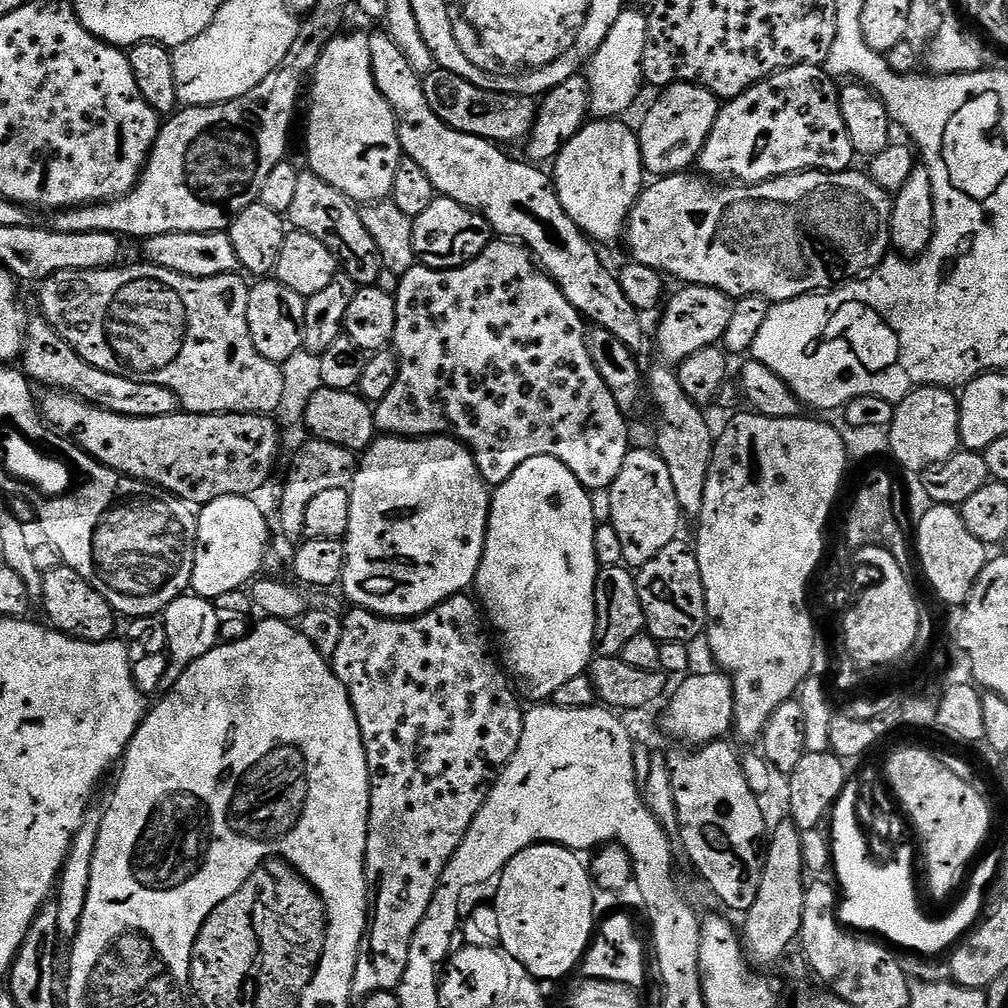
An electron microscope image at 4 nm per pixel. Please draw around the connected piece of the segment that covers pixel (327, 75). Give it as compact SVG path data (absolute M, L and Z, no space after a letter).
M338 35L326 46L322 58L318 58L315 72L310 76L312 109L308 112L307 167L357 206L374 204L391 197L394 178L402 159L396 116L375 85L373 53L374 48L368 45L366 37Z

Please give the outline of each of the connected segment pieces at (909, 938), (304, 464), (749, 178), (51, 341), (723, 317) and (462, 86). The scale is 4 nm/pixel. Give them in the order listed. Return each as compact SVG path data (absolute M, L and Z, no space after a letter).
M845 784L844 792L830 813L834 877L836 876L835 883L842 893L838 904L841 921L849 929L875 934L877 937L885 936L880 938L885 941L893 940L888 942L893 945L901 944L904 950L911 950L916 954L943 953L940 951L953 943L952 924L936 928L936 924L928 924L928 920L924 920L924 916L916 912L916 900L912 900L912 880L908 880L908 868L914 862L911 851L904 850L897 860L892 860L889 864L879 864L868 857L868 840L860 829L860 816L856 813L856 807L860 804L860 792L854 784Z
M315 438L309 441L309 444L301 446L300 453L293 458L292 473L289 474L288 481L280 492L280 528L290 539L296 540L295 542L305 539L306 509L310 507L310 501L318 494L322 494L322 490L348 488L356 478L358 467L357 453L349 448Z
M799 64L776 72L721 107L720 117L700 152L698 168L705 177L746 185L761 184L777 176L793 176L795 172L847 172L853 167L852 160L856 159L857 154L840 109L837 81L823 67Z
M40 314L27 321L23 360L22 371L29 381L37 385L45 384L43 387L48 390L79 396L86 403L96 404L114 414L130 418L162 418L173 416L180 408L180 399L170 390L166 390L166 386L154 386L154 382L138 382L134 378L122 378L106 370L91 368Z
M684 286L679 289L663 305L660 325L656 328L656 348L660 351L659 359L672 366L679 366L692 354L700 350L715 348L726 334L726 326L730 326L733 297L717 288L706 286Z
M433 70L425 75L422 80L426 101L430 102L430 108L434 114L456 131L480 136L491 140L500 146L507 146L511 140L523 141L532 131L532 123L536 121L537 101L531 96L513 96L510 92L487 92L470 82L466 82L458 74L443 70Z

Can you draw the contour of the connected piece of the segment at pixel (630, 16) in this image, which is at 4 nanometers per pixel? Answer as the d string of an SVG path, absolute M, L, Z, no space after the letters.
M625 10L614 22L610 34L602 46L588 60L588 89L590 112L596 118L620 118L624 111L640 96L640 87L645 87L644 51L648 41L648 16L645 13Z

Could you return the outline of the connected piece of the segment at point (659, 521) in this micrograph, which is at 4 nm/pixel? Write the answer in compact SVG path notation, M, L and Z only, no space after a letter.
M633 447L626 454L626 462L622 462L622 470L618 470L618 478L607 489L608 512L610 523L618 530L618 539L622 541L624 564L639 570L650 558L654 558L680 533L682 511L675 494L670 470L660 454L648 448Z

